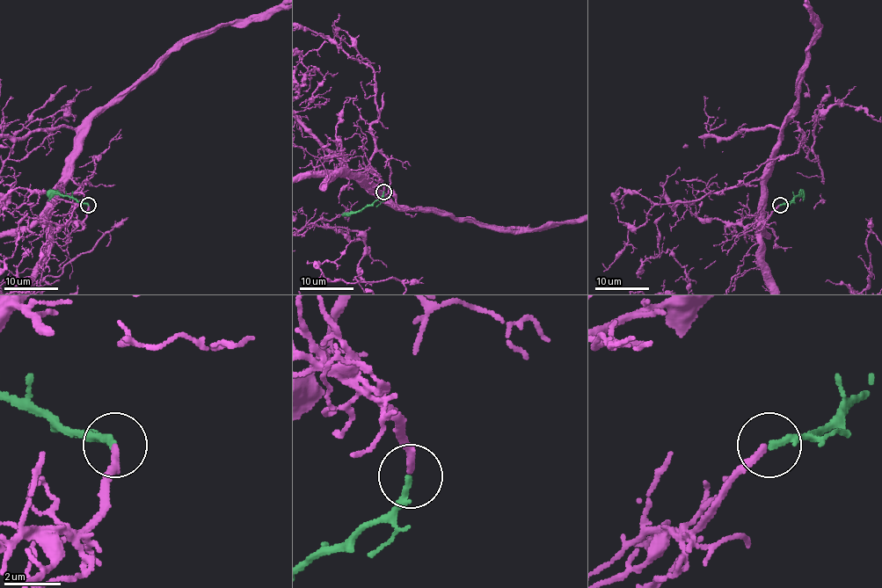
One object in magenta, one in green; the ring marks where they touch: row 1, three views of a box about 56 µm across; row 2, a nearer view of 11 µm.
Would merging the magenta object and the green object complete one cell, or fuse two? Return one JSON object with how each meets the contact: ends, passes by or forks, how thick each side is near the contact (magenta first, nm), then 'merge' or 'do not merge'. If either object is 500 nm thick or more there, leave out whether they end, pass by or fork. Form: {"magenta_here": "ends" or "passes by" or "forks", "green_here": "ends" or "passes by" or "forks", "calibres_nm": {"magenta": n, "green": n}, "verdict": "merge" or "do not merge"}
{"magenta_here": "ends", "green_here": "ends", "calibres_nm": {"magenta": 240, "green": 240}, "verdict": "merge"}

